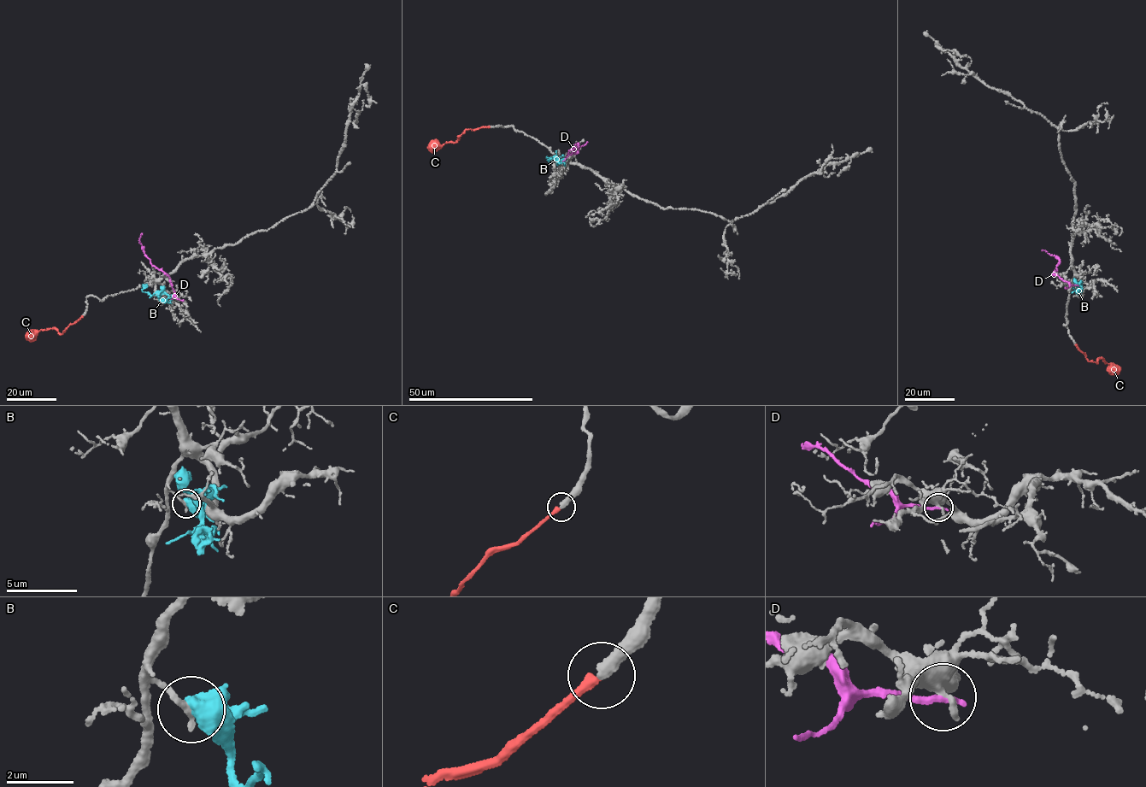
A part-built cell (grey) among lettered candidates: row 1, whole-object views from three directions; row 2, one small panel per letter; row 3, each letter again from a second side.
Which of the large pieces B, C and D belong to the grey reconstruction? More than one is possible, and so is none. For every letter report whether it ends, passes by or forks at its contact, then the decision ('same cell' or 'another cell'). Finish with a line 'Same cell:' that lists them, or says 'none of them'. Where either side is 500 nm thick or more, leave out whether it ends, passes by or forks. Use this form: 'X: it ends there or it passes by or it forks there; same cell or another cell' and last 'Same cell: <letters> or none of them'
B: another cell
C: it ends there; same cell
D: another cell
Same cell: C

